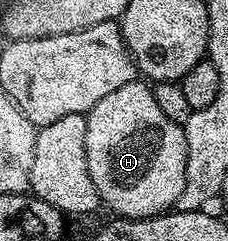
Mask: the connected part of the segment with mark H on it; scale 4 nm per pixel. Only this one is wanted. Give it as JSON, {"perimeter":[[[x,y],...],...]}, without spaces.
{"perimeter":[[[134,82],[119,86],[107,94],[85,116],[87,122],[87,170],[95,190],[99,190],[102,205],[113,211],[112,215],[126,220],[142,220],[152,216],[164,216],[176,205],[179,194],[185,189],[187,178],[187,138],[184,127],[176,124],[159,106],[148,83]]]}

